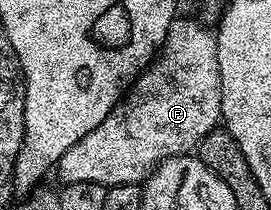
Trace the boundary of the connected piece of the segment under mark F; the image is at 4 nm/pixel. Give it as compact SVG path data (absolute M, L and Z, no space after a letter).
M177 18L173 20L156 59L125 92L124 99L116 103L114 110L110 110L102 126L94 126L94 130L90 130L82 142L74 142L74 146L62 154L58 165L61 181L64 184L98 182L107 189L119 184L139 185L162 161L186 156L199 149L202 138L206 138L206 134L210 134L221 123L221 106L222 78L218 74L216 37L196 20Z

